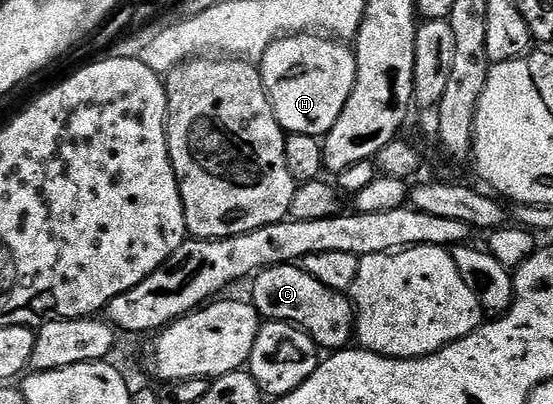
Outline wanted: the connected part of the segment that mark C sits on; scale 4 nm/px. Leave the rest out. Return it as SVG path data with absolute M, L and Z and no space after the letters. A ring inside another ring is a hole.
M302 265L271 266L260 270L250 283L249 301L260 319L272 322L289 322L304 330L323 352L342 350L352 341L355 332L355 314L346 293L325 288L321 280L313 280Z

